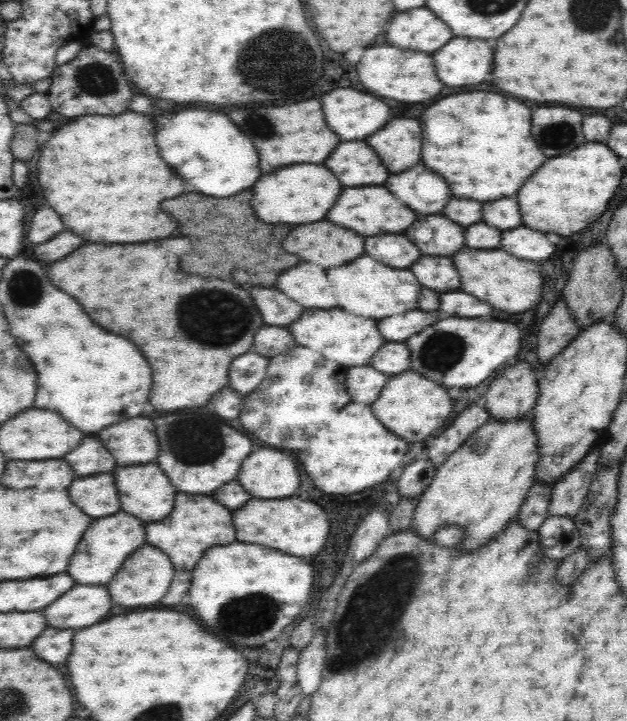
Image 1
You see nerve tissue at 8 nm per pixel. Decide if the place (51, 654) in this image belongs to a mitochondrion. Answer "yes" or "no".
no

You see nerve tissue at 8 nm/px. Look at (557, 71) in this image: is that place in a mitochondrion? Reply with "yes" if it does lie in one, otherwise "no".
no

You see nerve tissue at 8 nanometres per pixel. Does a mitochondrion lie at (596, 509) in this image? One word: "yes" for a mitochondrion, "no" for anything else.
yes

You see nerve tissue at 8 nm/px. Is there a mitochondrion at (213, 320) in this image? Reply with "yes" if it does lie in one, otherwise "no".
yes

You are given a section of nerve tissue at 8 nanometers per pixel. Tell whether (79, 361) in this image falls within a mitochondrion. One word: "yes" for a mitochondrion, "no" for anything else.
no

